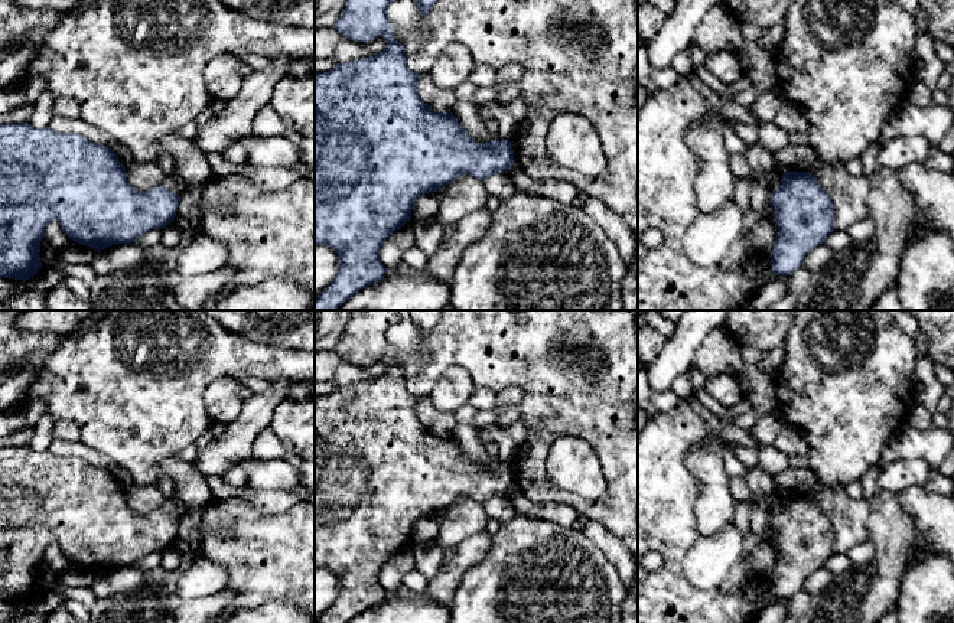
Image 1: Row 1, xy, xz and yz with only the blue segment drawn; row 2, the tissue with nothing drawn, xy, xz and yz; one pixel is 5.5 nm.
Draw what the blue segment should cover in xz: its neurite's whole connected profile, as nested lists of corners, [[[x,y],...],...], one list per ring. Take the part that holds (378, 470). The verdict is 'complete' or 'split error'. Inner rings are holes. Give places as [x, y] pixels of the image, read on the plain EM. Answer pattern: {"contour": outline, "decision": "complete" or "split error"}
{"contour": [[[351,310],[346,329],[333,352],[355,365],[367,366],[384,359],[387,371],[374,379],[315,397],[315,568],[331,570],[339,581],[338,597],[316,623],[348,623],[385,598],[380,571],[390,557],[411,542],[419,519],[437,515],[460,498],[485,503],[507,495],[515,485],[509,463],[485,464],[479,469],[452,436],[436,436],[419,420],[420,397],[407,389],[404,371],[393,362],[387,339],[388,329],[398,320],[395,310]]], "decision": "complete"}

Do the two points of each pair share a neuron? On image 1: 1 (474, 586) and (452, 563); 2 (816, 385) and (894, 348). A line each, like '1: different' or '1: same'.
1: different
2: same

